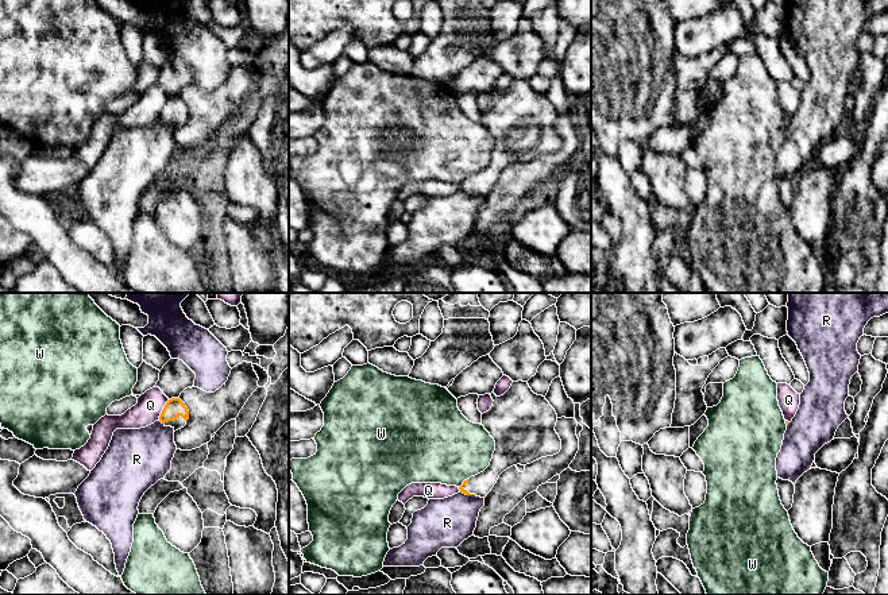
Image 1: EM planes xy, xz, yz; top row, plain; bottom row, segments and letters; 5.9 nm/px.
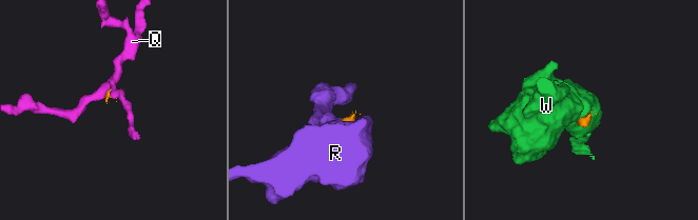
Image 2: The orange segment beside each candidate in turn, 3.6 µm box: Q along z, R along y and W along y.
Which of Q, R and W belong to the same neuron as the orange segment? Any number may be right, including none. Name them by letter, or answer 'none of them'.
none of them

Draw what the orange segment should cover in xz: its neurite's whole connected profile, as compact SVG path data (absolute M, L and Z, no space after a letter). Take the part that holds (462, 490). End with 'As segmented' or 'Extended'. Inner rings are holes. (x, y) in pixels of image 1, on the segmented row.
M513 382L503 395L497 397L494 393L490 395L494 402L491 409L482 414L482 425L495 441L493 459L483 472L464 480L459 487L460 492L480 498L491 491L499 475L507 468L530 464L541 457L553 456L561 449L561 440L555 430L557 414L545 397L532 391L528 382Z. Extended

